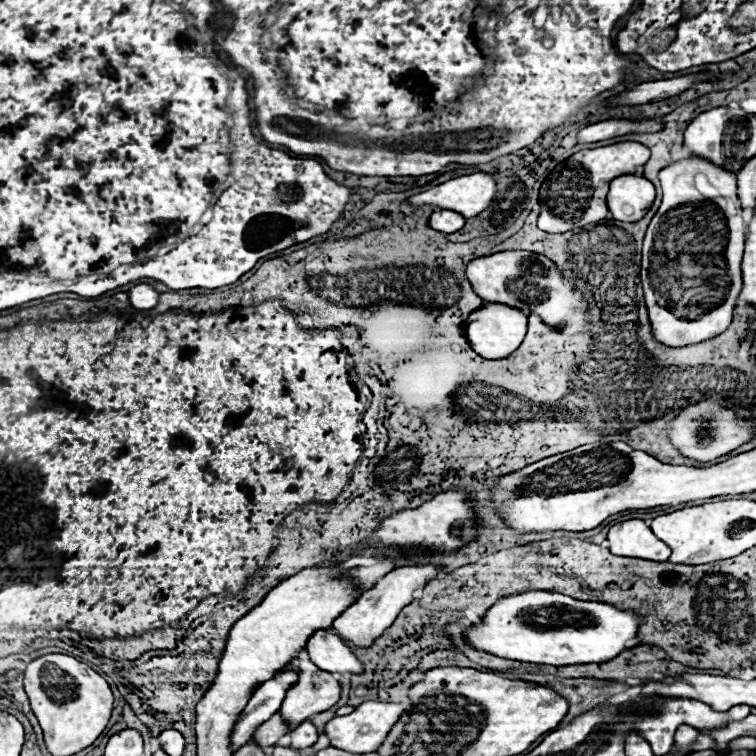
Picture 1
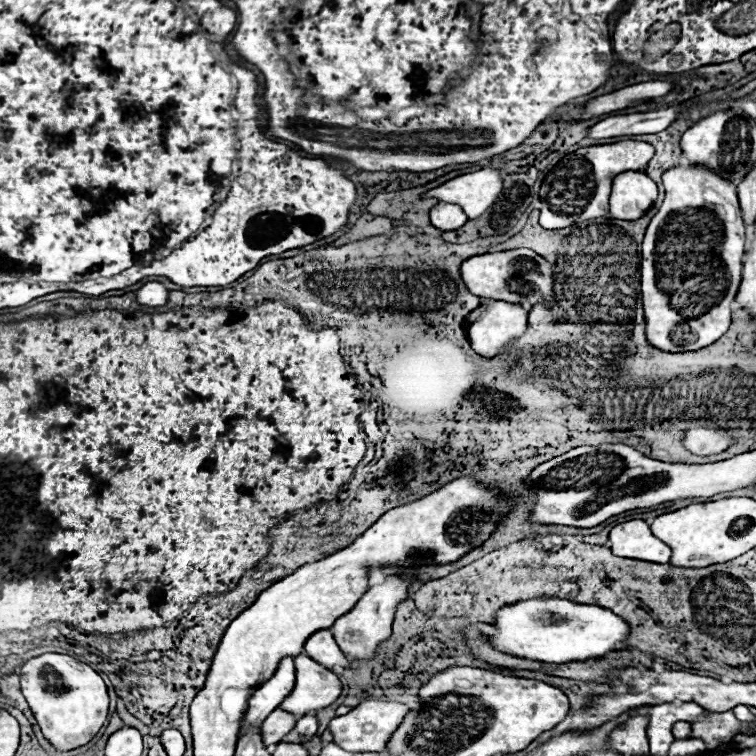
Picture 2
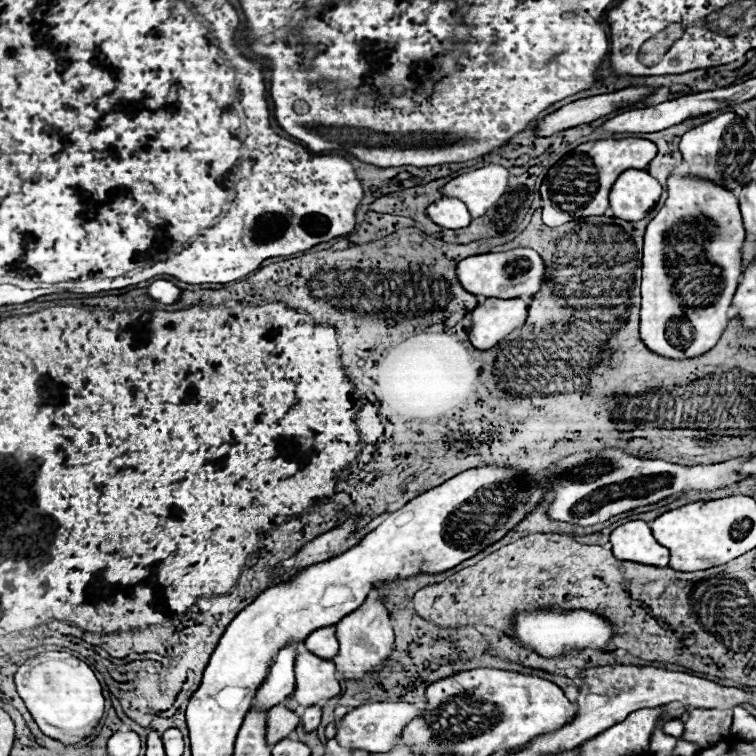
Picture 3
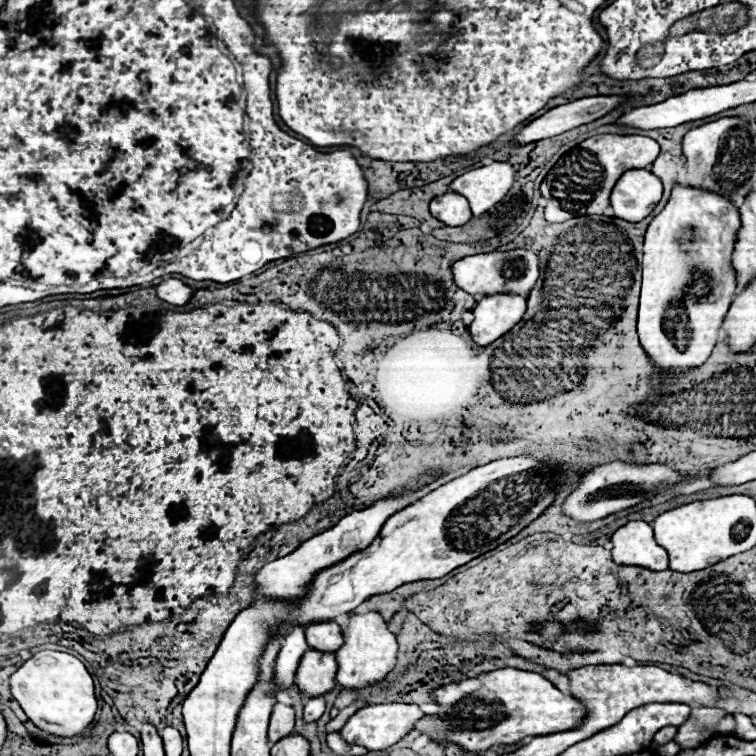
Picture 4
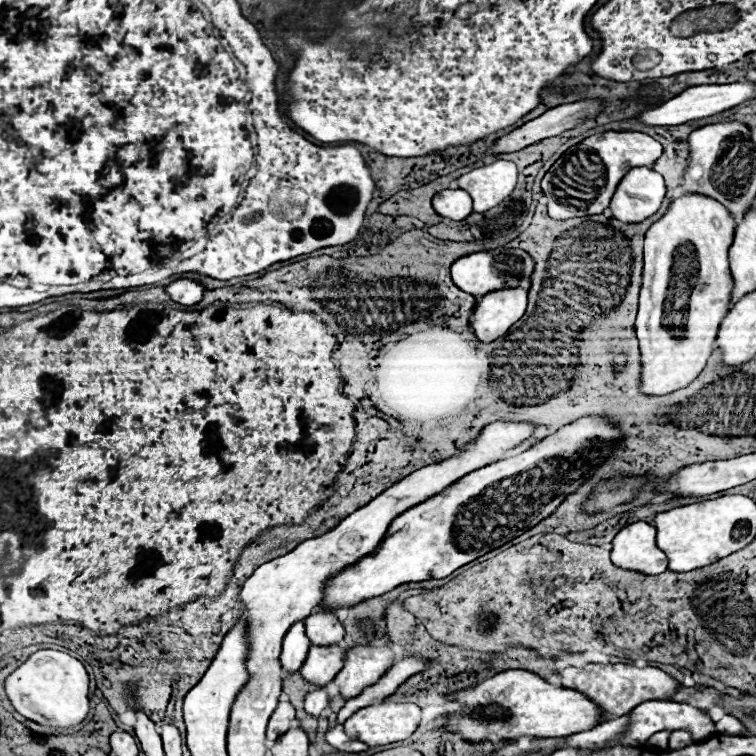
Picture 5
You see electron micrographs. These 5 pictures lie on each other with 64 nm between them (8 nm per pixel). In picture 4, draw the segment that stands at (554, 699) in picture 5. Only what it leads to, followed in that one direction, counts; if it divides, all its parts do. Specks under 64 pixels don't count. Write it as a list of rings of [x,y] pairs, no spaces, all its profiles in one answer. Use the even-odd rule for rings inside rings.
[[[500,668],[500,670],[492,670],[492,672],[480,672],[476,674],[474,678],[464,678],[464,680],[458,680],[458,682],[452,682],[452,684],[444,684],[444,686],[438,686],[434,692],[432,692],[436,704],[442,706],[442,712],[440,714],[434,714],[434,716],[424,716],[422,720],[418,720],[418,724],[412,726],[410,730],[410,736],[412,732],[418,732],[418,734],[426,734],[432,742],[450,742],[450,744],[456,744],[460,746],[462,750],[466,752],[472,752],[472,754],[482,754],[486,750],[490,750],[490,746],[508,746],[508,744],[516,744],[516,742],[522,742],[526,736],[544,736],[544,734],[554,734],[554,732],[564,732],[564,730],[572,730],[576,728],[582,720],[584,720],[584,704],[578,702],[576,698],[570,698],[570,696],[564,696],[550,680],[546,680],[544,676],[536,674],[536,672],[526,672],[526,670],[516,670],[516,668]]]

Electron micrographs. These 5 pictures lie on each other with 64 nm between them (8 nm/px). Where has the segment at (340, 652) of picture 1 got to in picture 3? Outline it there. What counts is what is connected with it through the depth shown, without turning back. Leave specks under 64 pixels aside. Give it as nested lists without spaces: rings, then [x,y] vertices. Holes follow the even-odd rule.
[[[328,626],[328,628],[318,628],[316,632],[312,632],[308,636],[308,640],[304,640],[304,646],[308,652],[320,656],[322,660],[334,660],[336,652],[338,652],[338,640],[336,640],[336,628]]]

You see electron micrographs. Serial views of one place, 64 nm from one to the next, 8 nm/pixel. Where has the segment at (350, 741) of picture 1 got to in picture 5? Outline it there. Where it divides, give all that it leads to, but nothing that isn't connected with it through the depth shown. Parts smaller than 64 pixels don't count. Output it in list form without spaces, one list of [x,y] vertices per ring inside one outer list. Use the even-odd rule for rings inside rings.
[[[378,702],[354,712],[344,730],[352,740],[374,746],[406,740],[420,724],[420,708],[410,702]]]

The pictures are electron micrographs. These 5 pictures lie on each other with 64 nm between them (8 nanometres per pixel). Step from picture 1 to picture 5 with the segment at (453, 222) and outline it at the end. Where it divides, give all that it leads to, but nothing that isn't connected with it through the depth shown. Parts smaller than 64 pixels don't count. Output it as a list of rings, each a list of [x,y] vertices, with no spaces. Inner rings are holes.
[[[442,190],[432,198],[432,208],[438,216],[452,222],[466,220],[472,214],[472,198],[464,190]]]

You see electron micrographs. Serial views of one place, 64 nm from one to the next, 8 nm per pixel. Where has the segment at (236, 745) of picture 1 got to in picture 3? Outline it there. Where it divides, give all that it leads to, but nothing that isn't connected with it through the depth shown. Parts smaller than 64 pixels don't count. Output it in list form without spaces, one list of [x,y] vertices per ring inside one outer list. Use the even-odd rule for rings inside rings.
[[[290,646],[278,652],[276,662],[270,668],[270,676],[266,682],[258,688],[254,696],[254,706],[260,710],[270,710],[276,704],[282,704],[286,696],[294,692],[294,660],[300,650],[298,646]]]

